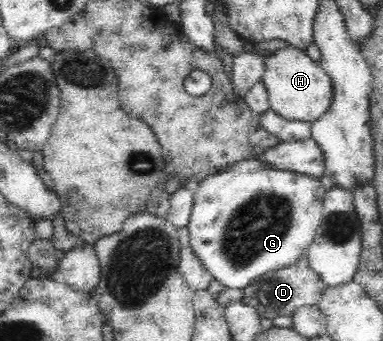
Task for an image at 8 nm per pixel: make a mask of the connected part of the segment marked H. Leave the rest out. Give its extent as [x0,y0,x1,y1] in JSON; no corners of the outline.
[261,47,333,124]

